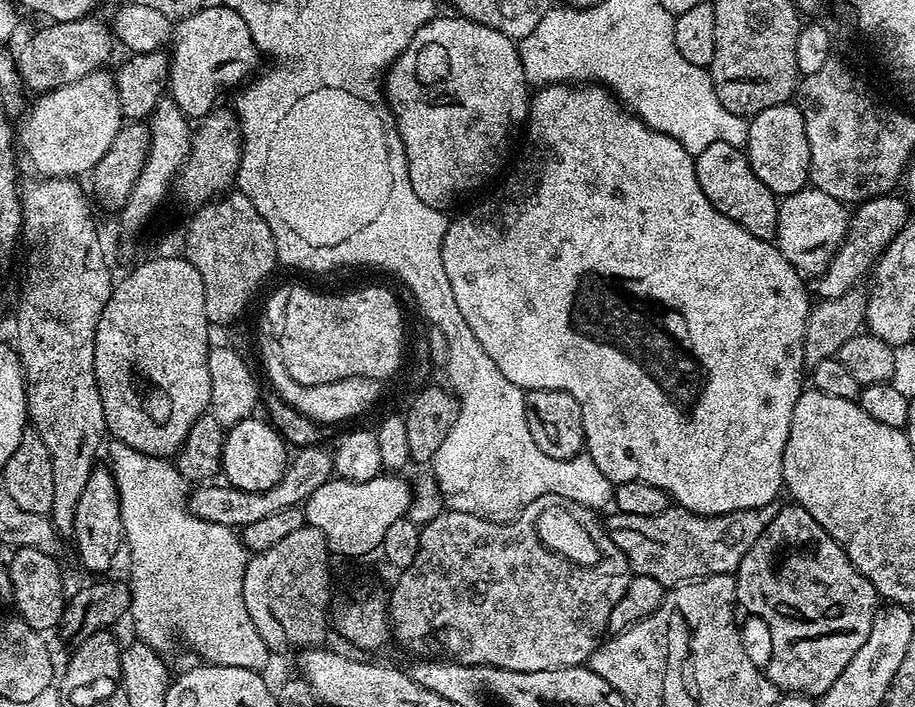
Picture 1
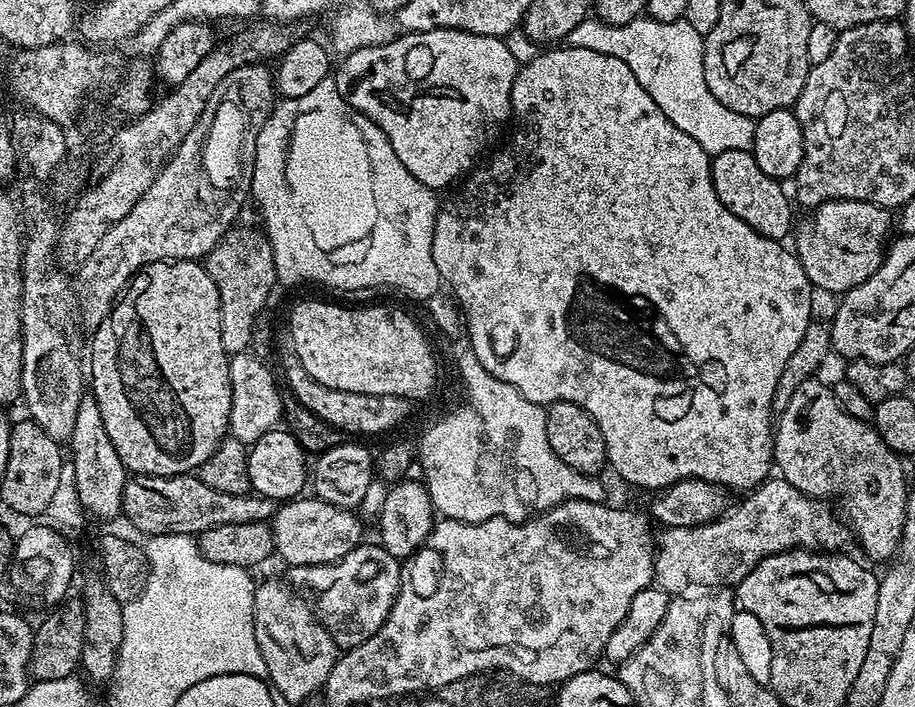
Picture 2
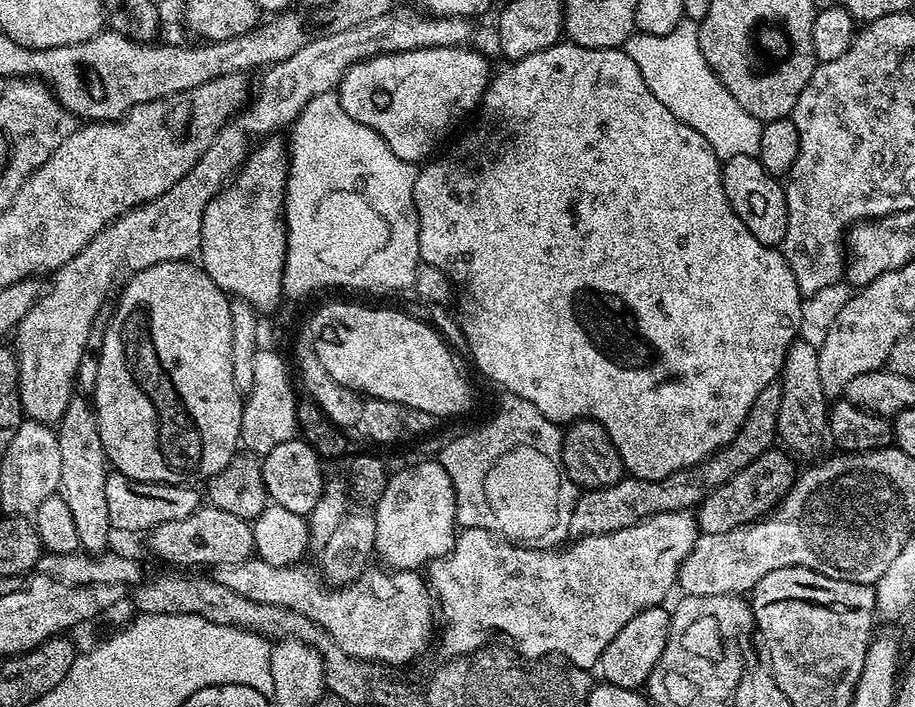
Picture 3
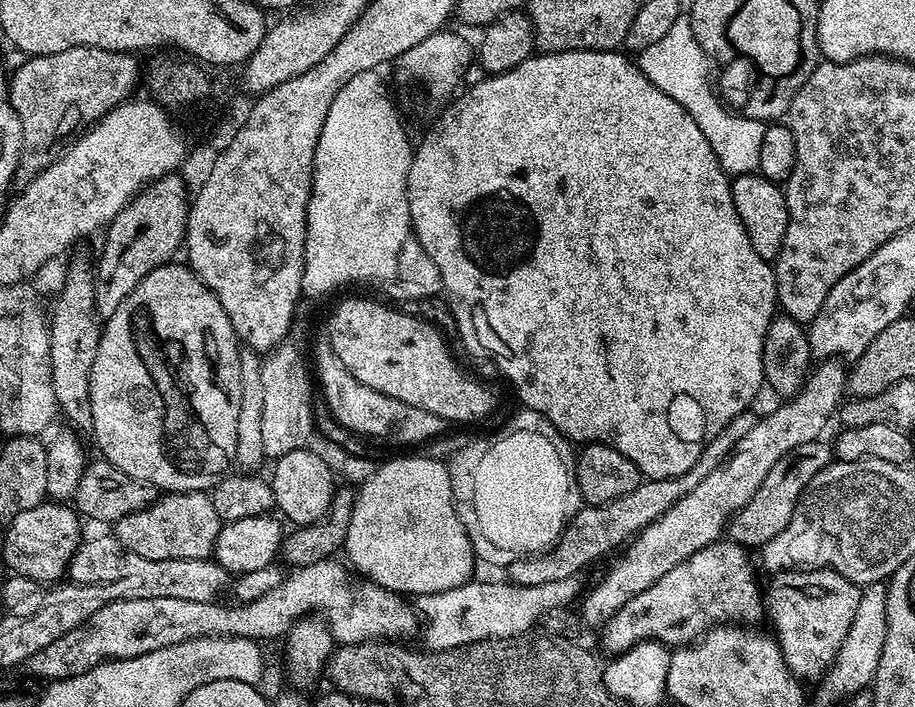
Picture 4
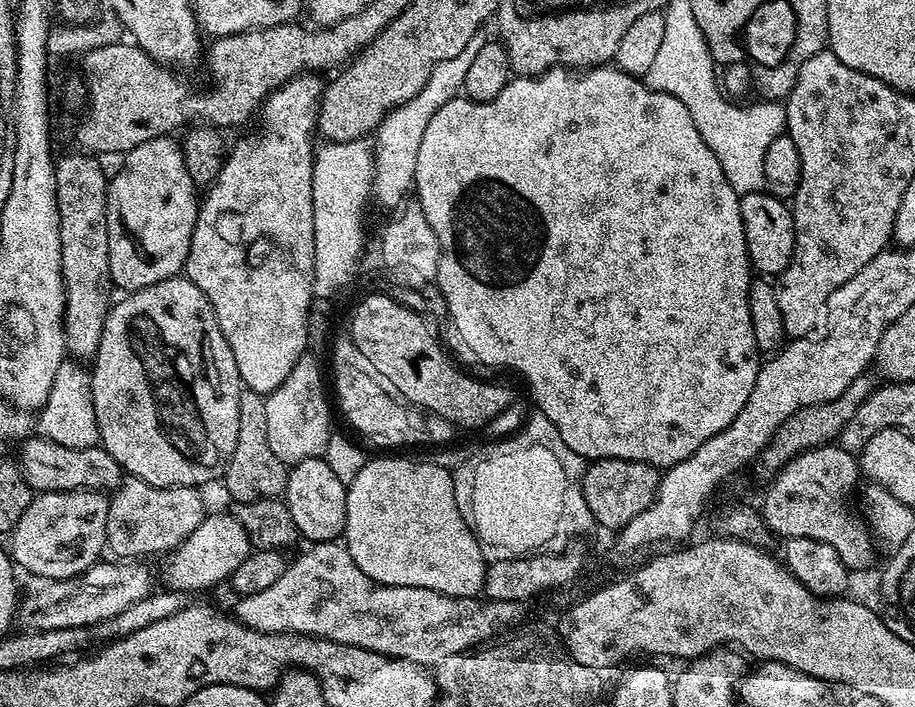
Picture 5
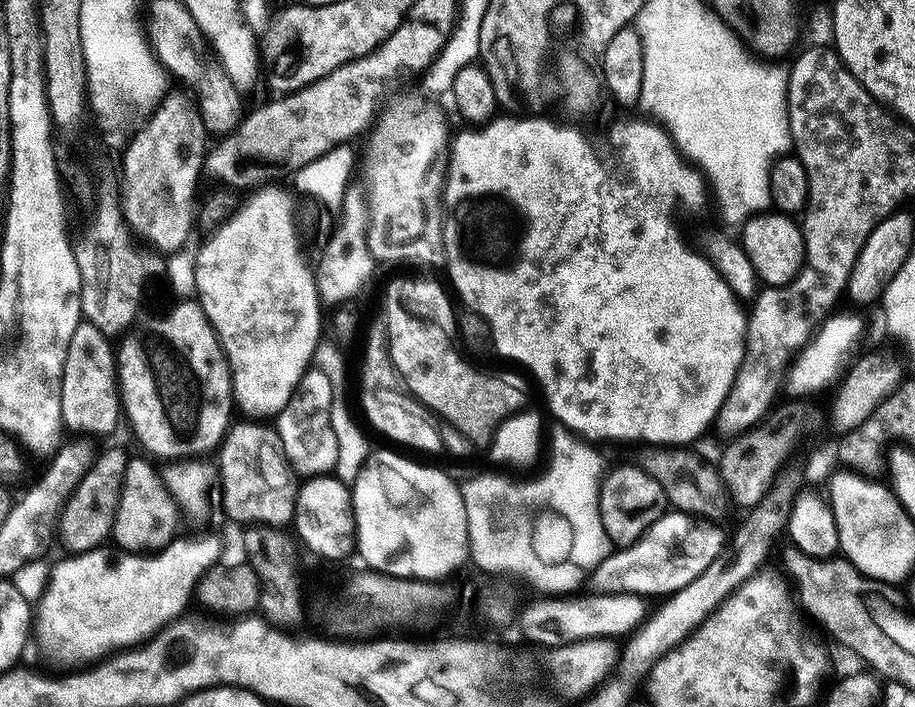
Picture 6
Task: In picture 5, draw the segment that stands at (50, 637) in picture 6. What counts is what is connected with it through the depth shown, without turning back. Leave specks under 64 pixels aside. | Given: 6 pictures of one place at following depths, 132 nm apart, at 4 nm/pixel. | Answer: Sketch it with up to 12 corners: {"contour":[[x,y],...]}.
{"contour":[[207,515],[165,559],[171,591],[213,589],[252,551],[233,515]]}

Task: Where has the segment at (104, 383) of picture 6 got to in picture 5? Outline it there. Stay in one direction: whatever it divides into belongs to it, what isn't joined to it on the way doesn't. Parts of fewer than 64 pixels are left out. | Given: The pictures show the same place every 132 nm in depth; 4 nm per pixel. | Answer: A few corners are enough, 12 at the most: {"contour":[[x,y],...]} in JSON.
{"contour":[[66,358],[38,412],[58,446],[94,448],[100,431],[92,378]]}

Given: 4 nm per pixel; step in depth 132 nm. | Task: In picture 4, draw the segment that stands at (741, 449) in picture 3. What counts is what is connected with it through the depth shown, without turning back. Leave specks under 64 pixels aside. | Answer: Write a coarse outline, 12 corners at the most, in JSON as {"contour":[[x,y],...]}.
{"contour":[[740,412],[674,479],[582,506],[559,540],[506,566],[536,586],[619,549],[727,460],[756,424]]}

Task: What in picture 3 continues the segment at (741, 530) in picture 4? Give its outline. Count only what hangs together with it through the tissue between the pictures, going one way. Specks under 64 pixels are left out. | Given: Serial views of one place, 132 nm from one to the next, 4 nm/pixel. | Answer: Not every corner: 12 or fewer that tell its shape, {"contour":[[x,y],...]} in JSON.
{"contour":[[776,446],[718,486],[694,512],[703,534],[767,516],[798,475]]}

